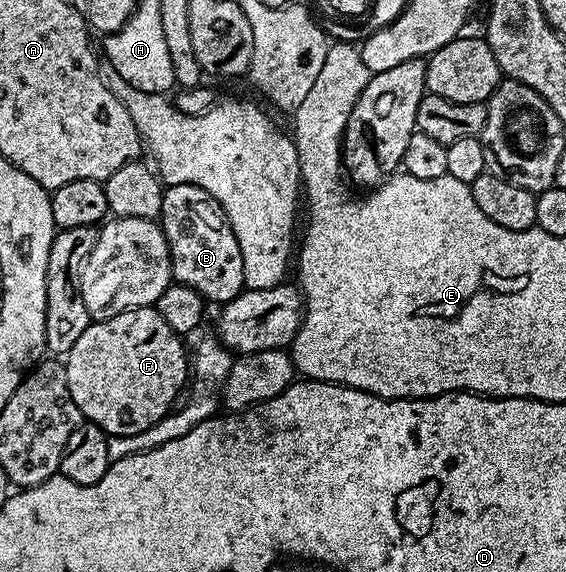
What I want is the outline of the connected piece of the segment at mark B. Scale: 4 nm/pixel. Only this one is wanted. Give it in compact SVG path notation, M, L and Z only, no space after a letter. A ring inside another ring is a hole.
M189 183L165 186L158 222L170 249L175 282L190 285L190 289L204 296L209 304L215 305L229 303L245 290L242 249L238 249L238 237L234 237L234 229L230 229L230 221L222 205L218 205L218 201L214 201L206 189L198 189L198 185Z

